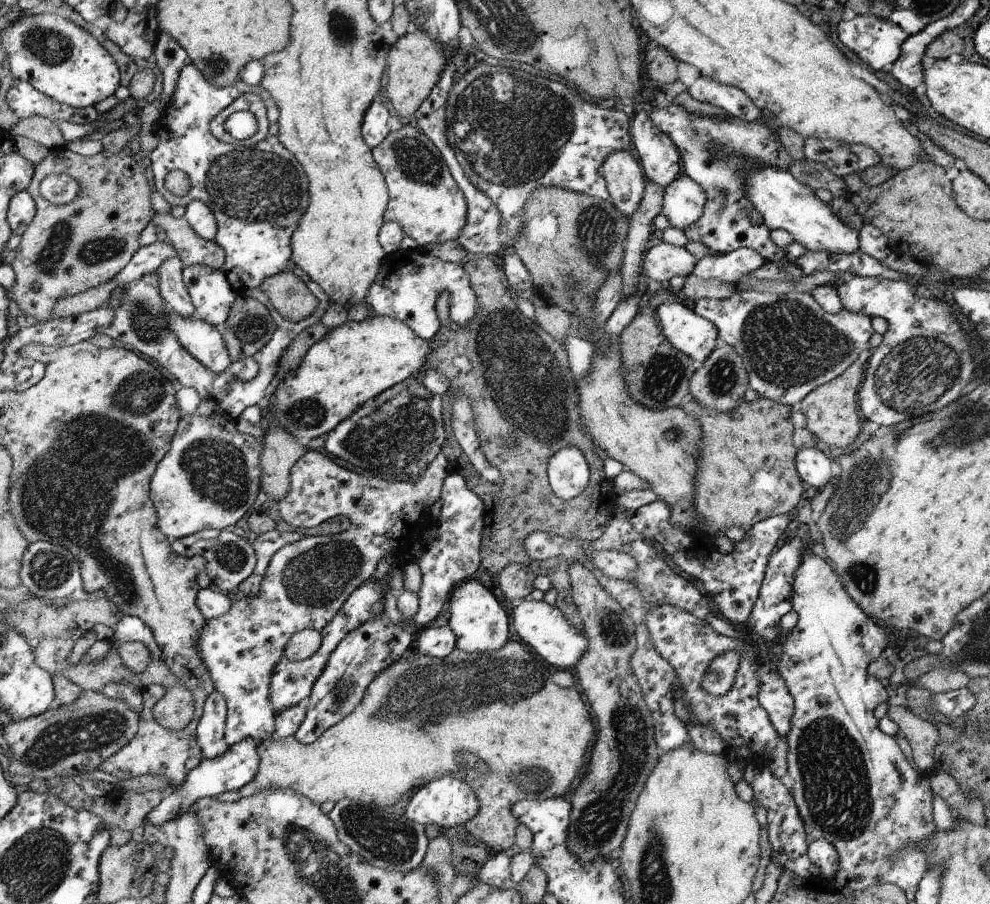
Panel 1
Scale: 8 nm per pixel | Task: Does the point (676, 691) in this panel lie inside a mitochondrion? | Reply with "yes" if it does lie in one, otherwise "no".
no

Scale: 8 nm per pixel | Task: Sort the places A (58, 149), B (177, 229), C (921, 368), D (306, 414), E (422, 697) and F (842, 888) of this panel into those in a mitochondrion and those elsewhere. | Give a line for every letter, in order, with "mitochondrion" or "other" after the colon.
A: other
B: other
C: mitochondrion
D: mitochondrion
E: mitochondrion
F: other

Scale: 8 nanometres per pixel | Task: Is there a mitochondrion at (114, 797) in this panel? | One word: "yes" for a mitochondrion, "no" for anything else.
no

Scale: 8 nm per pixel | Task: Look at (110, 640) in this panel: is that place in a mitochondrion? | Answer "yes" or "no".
no

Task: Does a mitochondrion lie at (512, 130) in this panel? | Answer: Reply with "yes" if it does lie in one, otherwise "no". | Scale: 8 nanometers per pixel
yes

